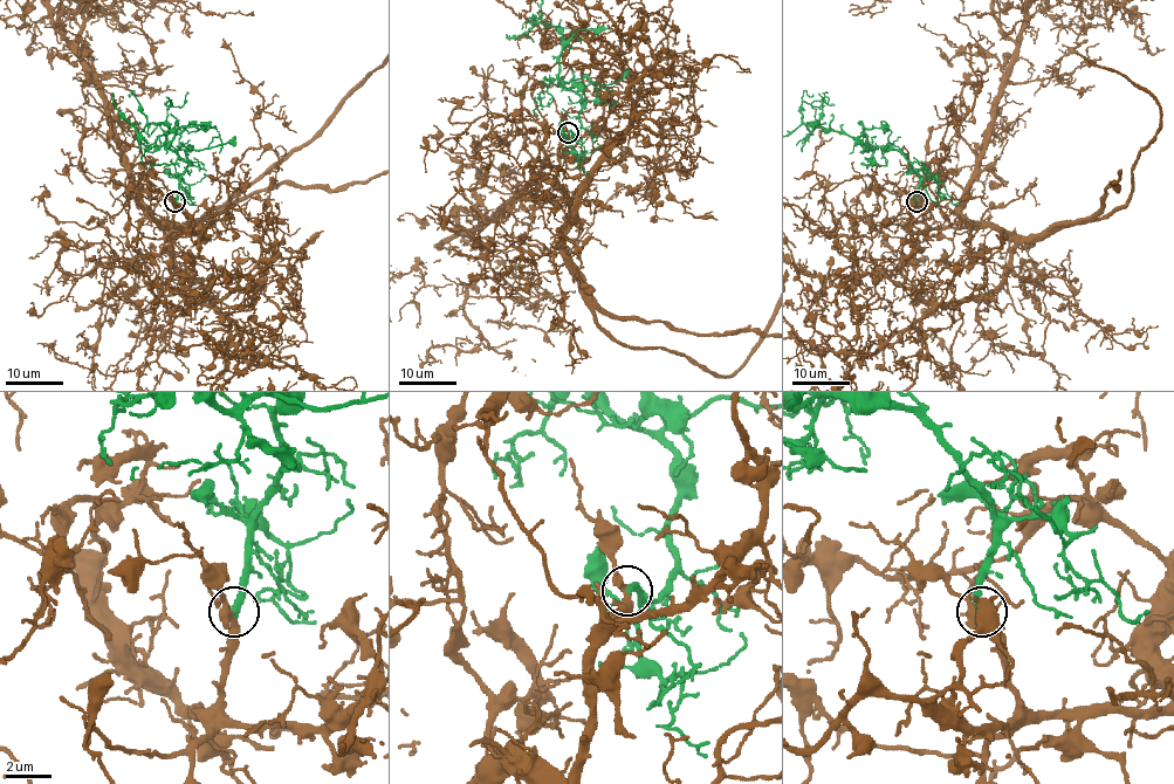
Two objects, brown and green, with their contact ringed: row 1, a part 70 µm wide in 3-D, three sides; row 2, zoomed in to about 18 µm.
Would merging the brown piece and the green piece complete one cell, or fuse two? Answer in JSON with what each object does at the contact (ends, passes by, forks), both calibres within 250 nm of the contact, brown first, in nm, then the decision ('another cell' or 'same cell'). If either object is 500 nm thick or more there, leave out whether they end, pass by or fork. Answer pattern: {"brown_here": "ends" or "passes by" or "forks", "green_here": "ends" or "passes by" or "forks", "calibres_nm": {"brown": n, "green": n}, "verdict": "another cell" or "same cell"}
{"brown_here": "forks", "green_here": "ends", "calibres_nm": {"brown": 280, "green": 320}, "verdict": "same cell"}

